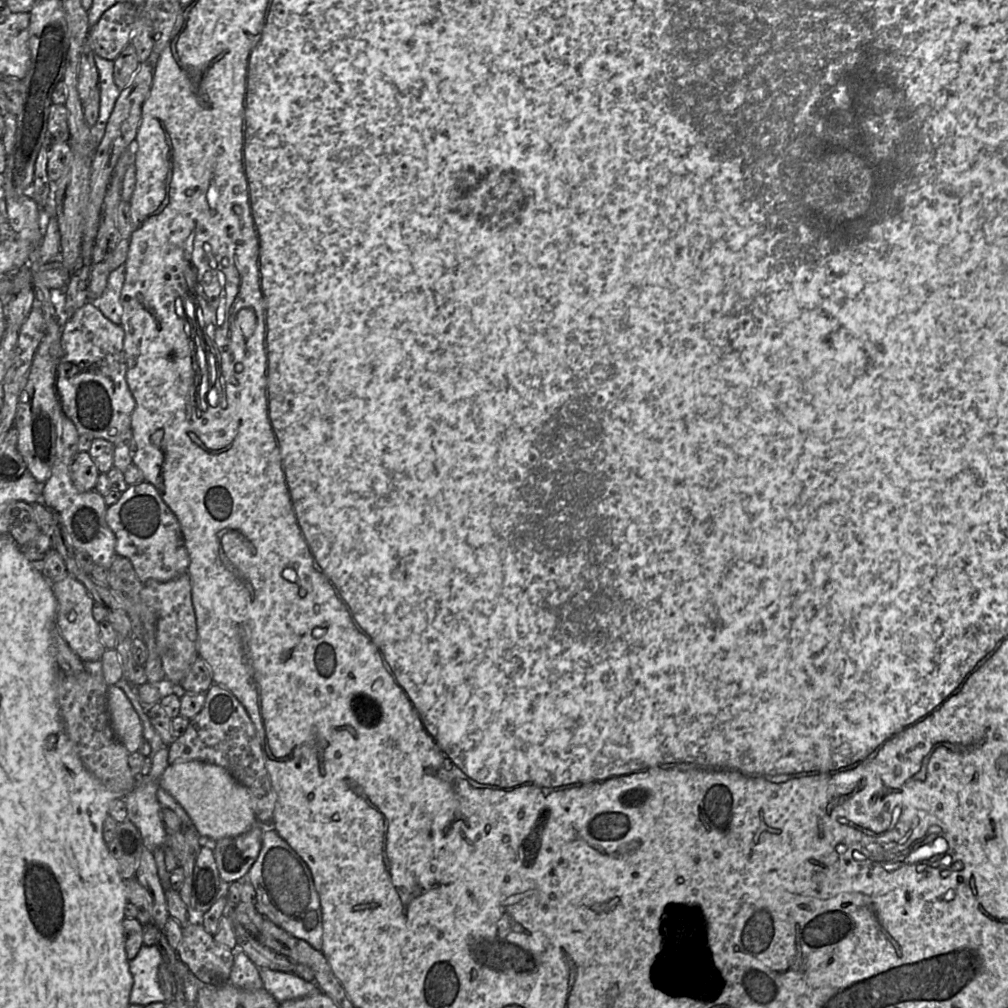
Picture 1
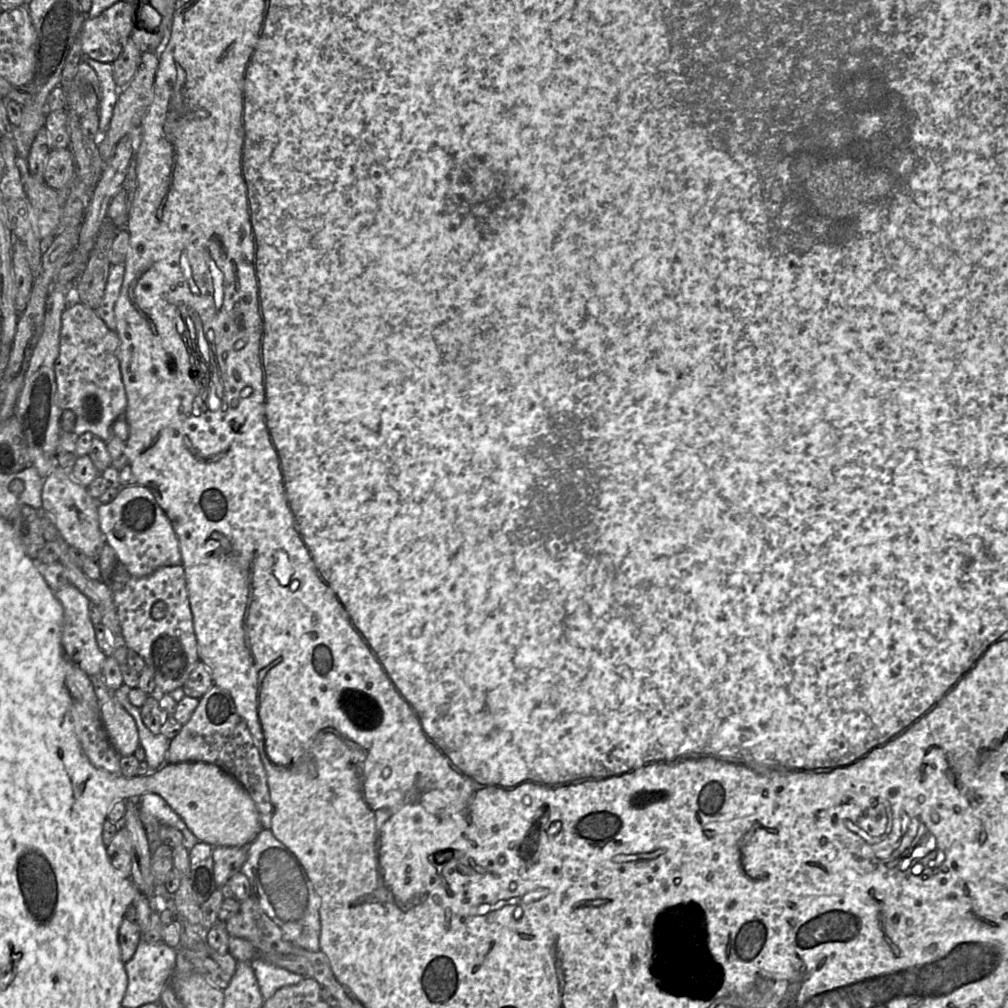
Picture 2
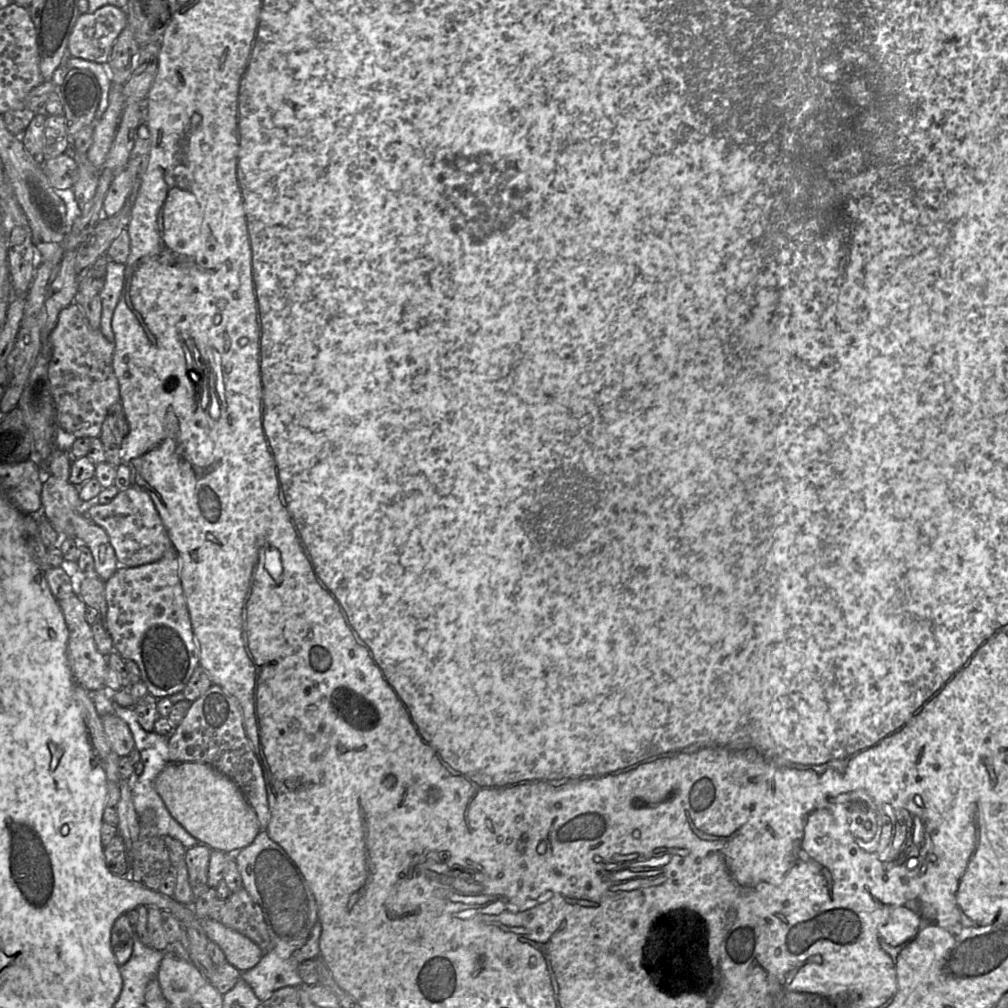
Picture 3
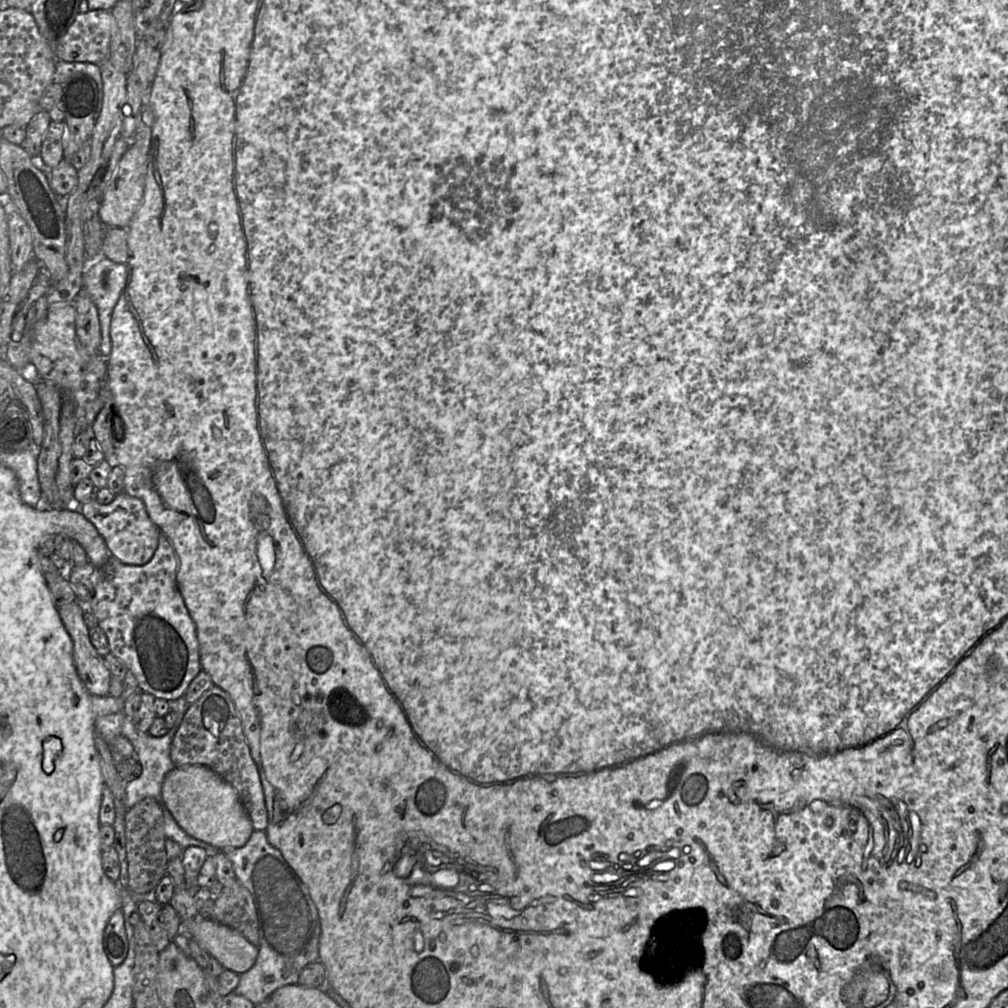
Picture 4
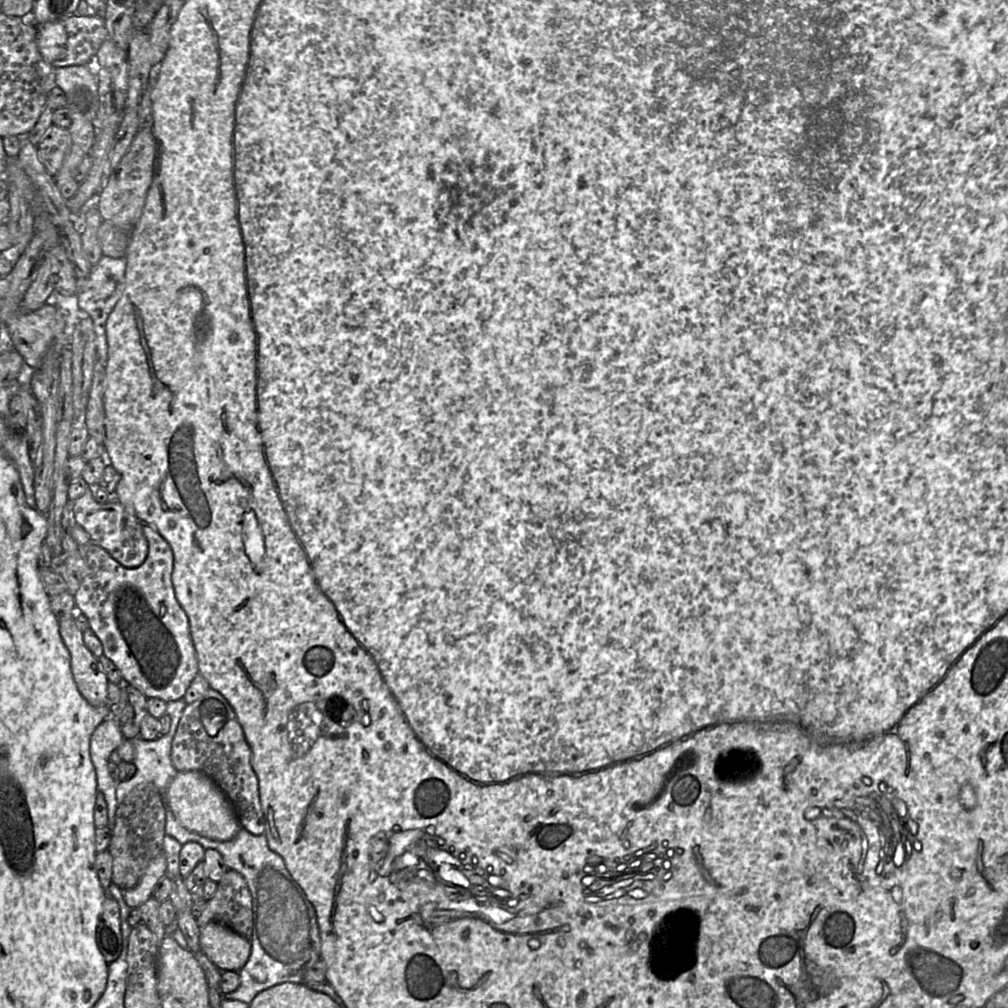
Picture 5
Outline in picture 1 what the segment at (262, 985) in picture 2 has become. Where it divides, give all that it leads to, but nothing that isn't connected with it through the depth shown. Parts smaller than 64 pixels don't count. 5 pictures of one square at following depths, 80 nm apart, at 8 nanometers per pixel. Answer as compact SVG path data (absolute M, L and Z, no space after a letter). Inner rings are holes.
M259 968L263 988L280 1004L321 991L314 982L307 982L294 973Z

